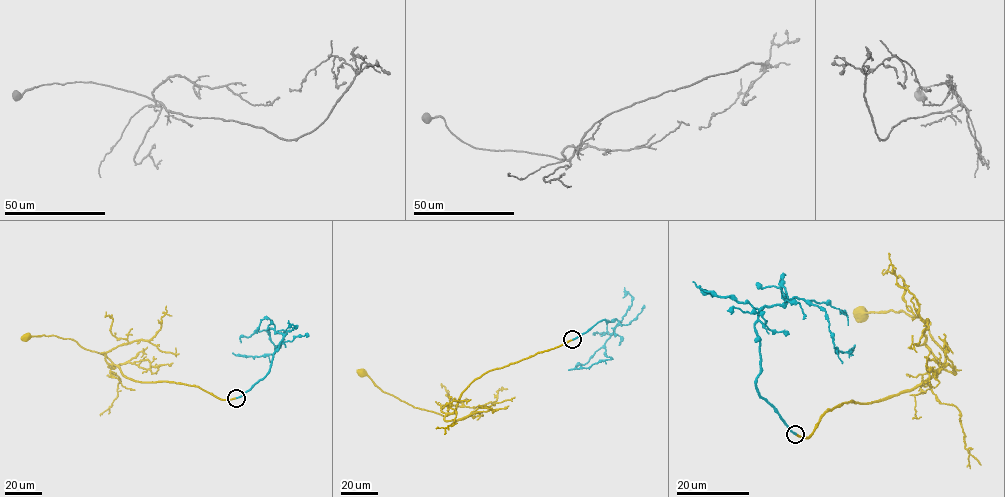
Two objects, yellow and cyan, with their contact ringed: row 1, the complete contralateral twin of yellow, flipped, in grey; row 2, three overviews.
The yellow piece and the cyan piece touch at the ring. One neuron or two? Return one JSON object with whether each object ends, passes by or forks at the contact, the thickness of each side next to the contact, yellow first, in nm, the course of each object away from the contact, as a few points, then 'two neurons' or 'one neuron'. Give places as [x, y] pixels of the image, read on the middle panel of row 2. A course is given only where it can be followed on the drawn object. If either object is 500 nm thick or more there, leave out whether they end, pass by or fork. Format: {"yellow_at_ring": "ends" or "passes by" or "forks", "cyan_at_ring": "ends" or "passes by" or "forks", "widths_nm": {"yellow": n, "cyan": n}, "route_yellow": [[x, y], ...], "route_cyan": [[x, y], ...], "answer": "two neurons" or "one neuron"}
{"yellow_at_ring": "ends", "cyan_at_ring": "ends", "widths_nm": {"yellow": 280, "cyan": 280}, "route_yellow": [[572, 340], [488, 370], [462, 393], [456, 409], [447, 415], [413, 407], [383, 392], [361, 373]], "route_cyan": [[572, 340], [602, 320], [619, 321], [604, 344], [605, 355], [611, 359], [568, 370]], "answer": "one neuron"}

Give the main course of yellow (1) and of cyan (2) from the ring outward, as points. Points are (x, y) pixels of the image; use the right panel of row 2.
1: (795, 434), (808, 437), (842, 403), (909, 391), (945, 362), (920, 317), (860, 314)
2: (795, 434), (756, 388), (759, 312), (794, 297), (810, 301), (825, 312), (836, 349), (850, 353), (855, 344)

